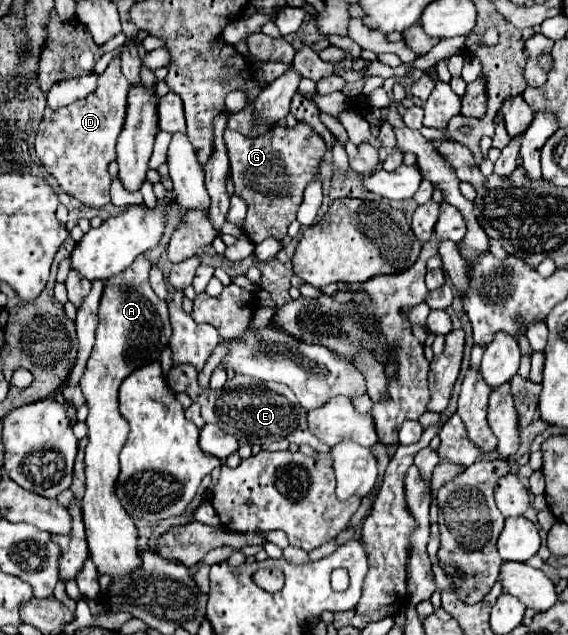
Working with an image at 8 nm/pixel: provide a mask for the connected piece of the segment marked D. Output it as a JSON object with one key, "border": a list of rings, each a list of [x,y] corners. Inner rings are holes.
{"border":[[[113,57],[99,77],[97,89],[83,101],[75,101],[59,111],[45,111],[35,139],[35,151],[41,165],[57,179],[61,189],[83,205],[103,207],[109,203],[111,177],[107,165],[115,159],[115,143],[127,117],[127,95],[131,83],[121,73],[121,59]]]}

